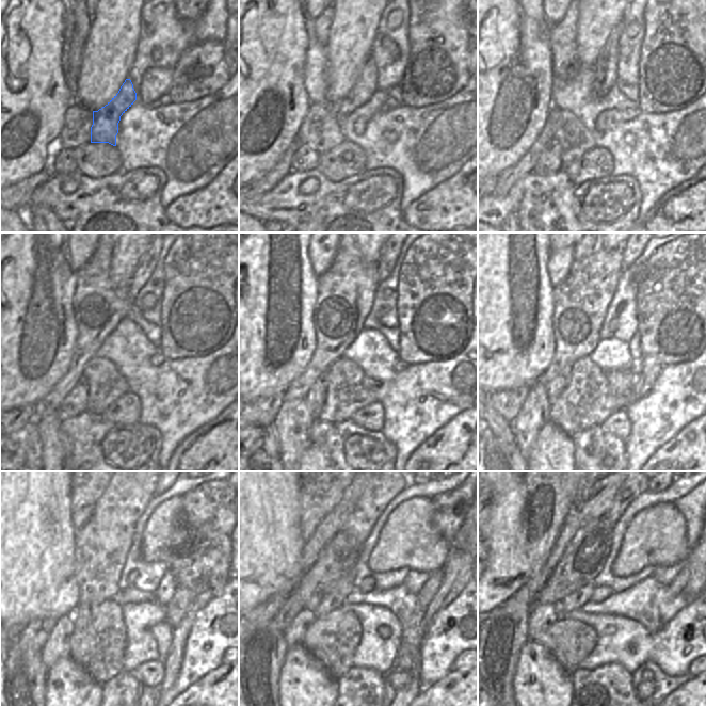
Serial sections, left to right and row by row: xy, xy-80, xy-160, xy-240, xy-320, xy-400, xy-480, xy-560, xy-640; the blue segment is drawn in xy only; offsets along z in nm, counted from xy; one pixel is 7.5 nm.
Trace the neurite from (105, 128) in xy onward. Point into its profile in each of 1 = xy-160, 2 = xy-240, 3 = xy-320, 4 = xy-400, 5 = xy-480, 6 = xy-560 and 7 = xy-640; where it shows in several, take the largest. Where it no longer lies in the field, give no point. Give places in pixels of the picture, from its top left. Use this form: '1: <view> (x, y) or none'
1: xy-160 (606, 67)
2: xy-240 (146, 266)
3: xy-320 (389, 254)
4: xy-400 (629, 254)
5: xy-480 (156, 493)
6: none
7: none

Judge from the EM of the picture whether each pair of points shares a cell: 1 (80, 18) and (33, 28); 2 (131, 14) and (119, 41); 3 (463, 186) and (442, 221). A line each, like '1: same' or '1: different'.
1: different
2: same
3: same

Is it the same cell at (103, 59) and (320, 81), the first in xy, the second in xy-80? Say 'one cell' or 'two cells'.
two cells

